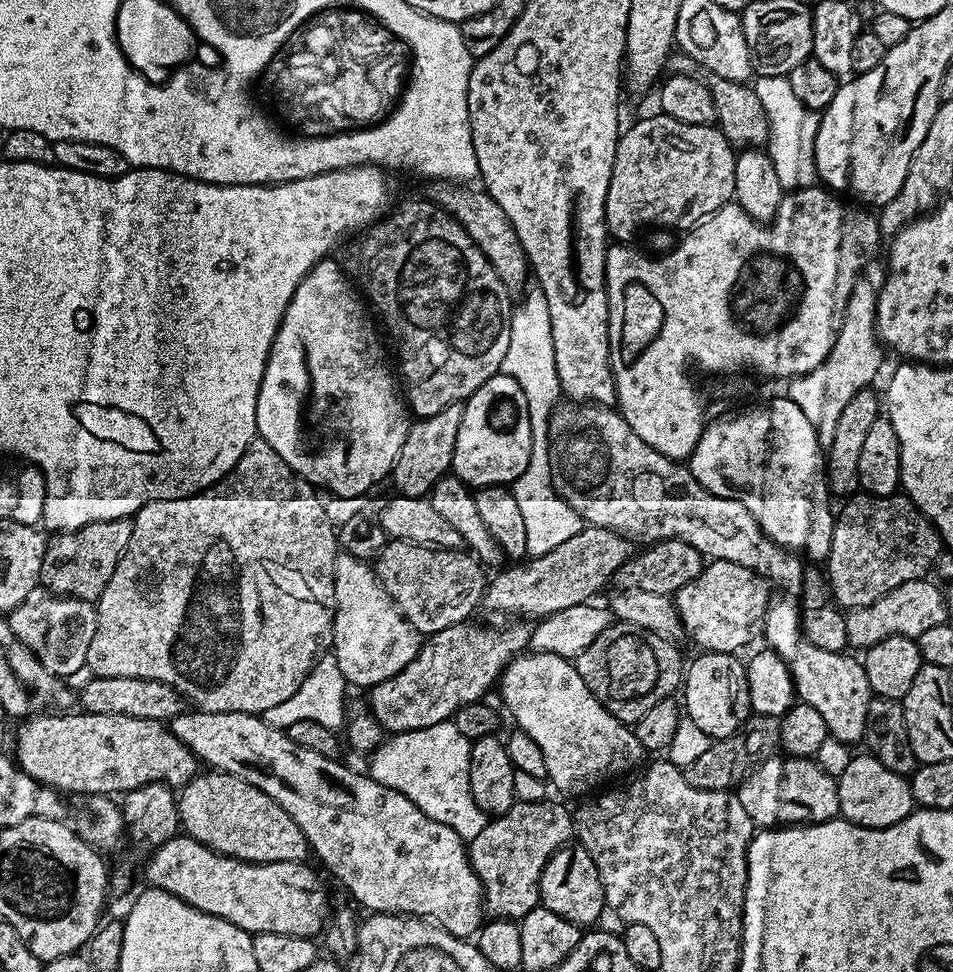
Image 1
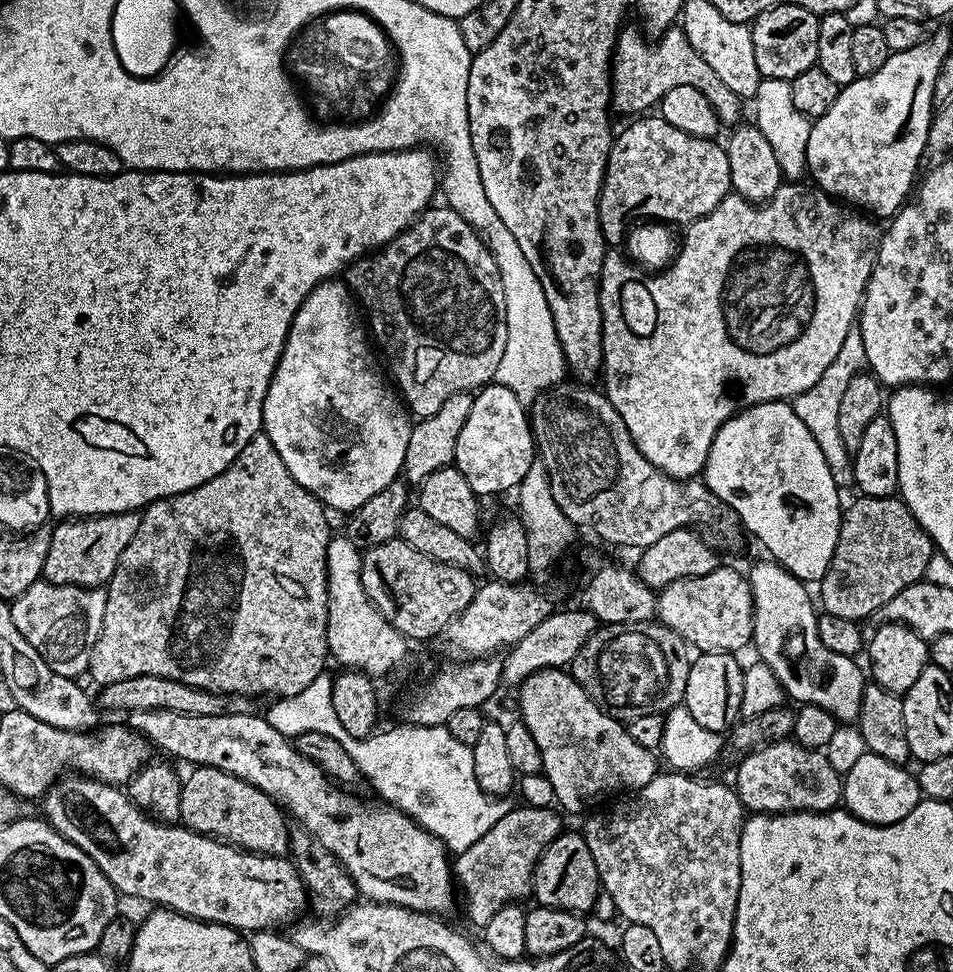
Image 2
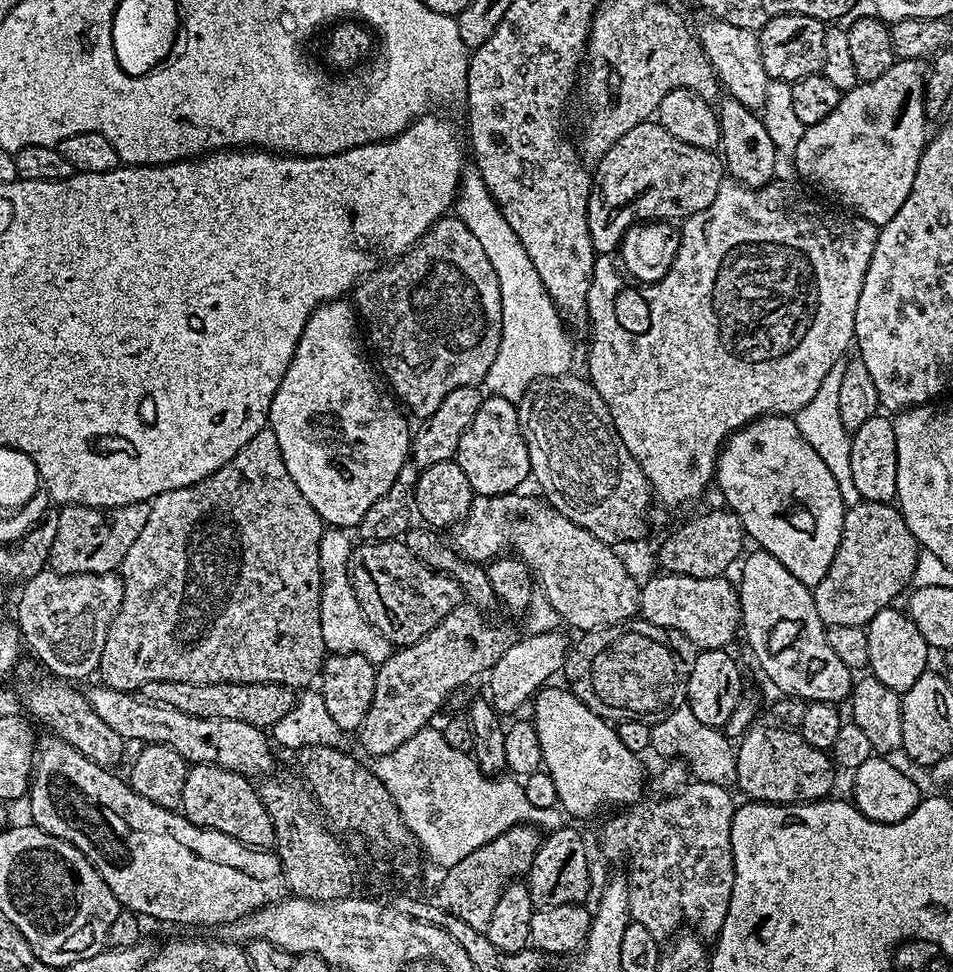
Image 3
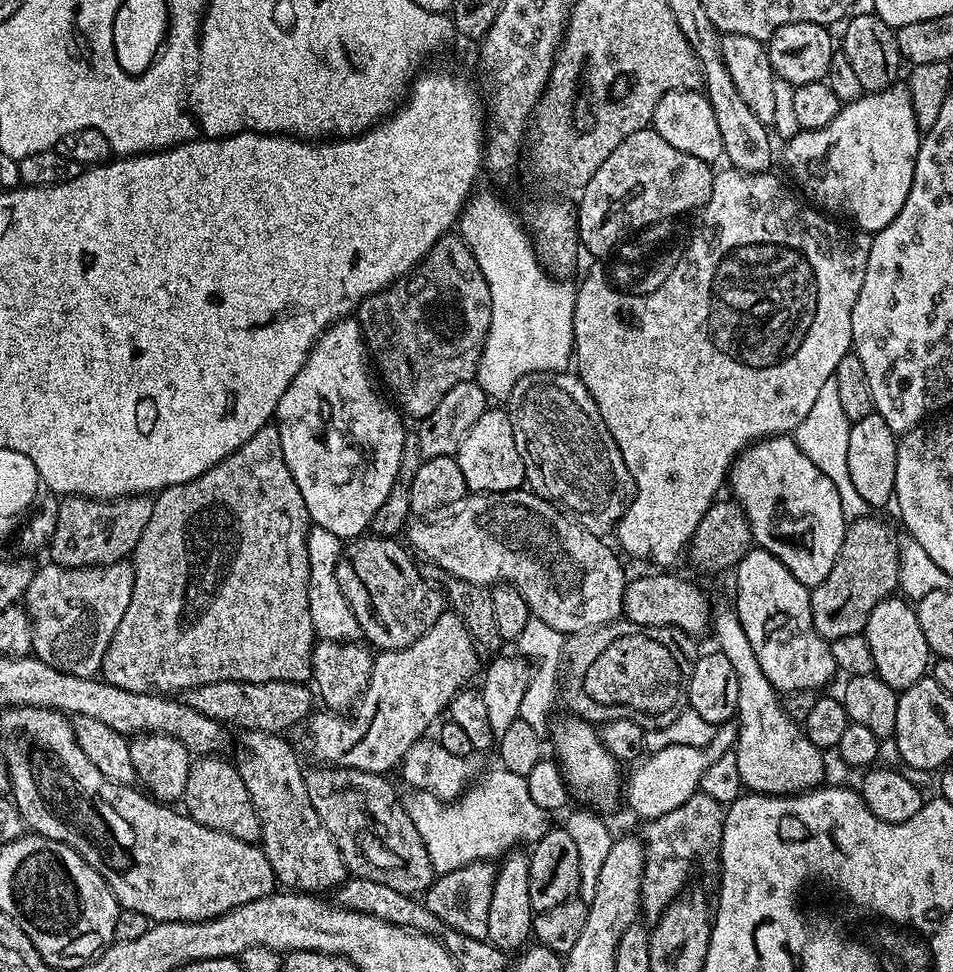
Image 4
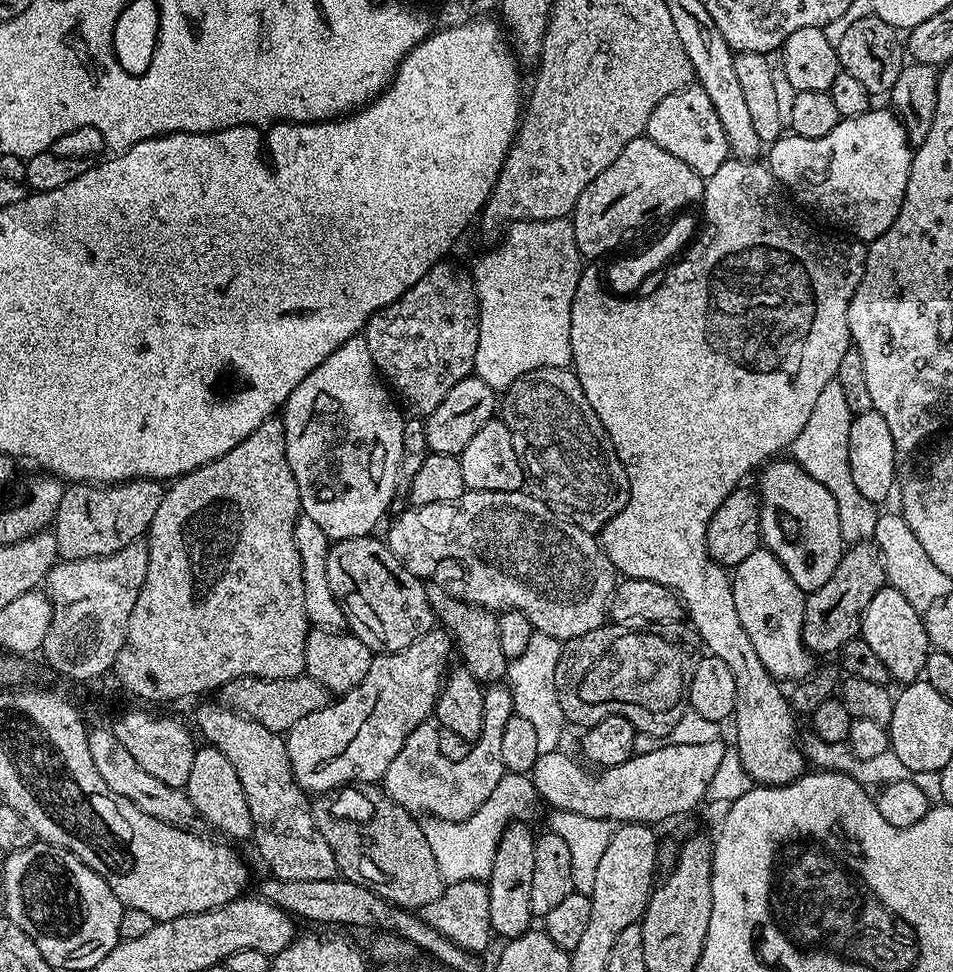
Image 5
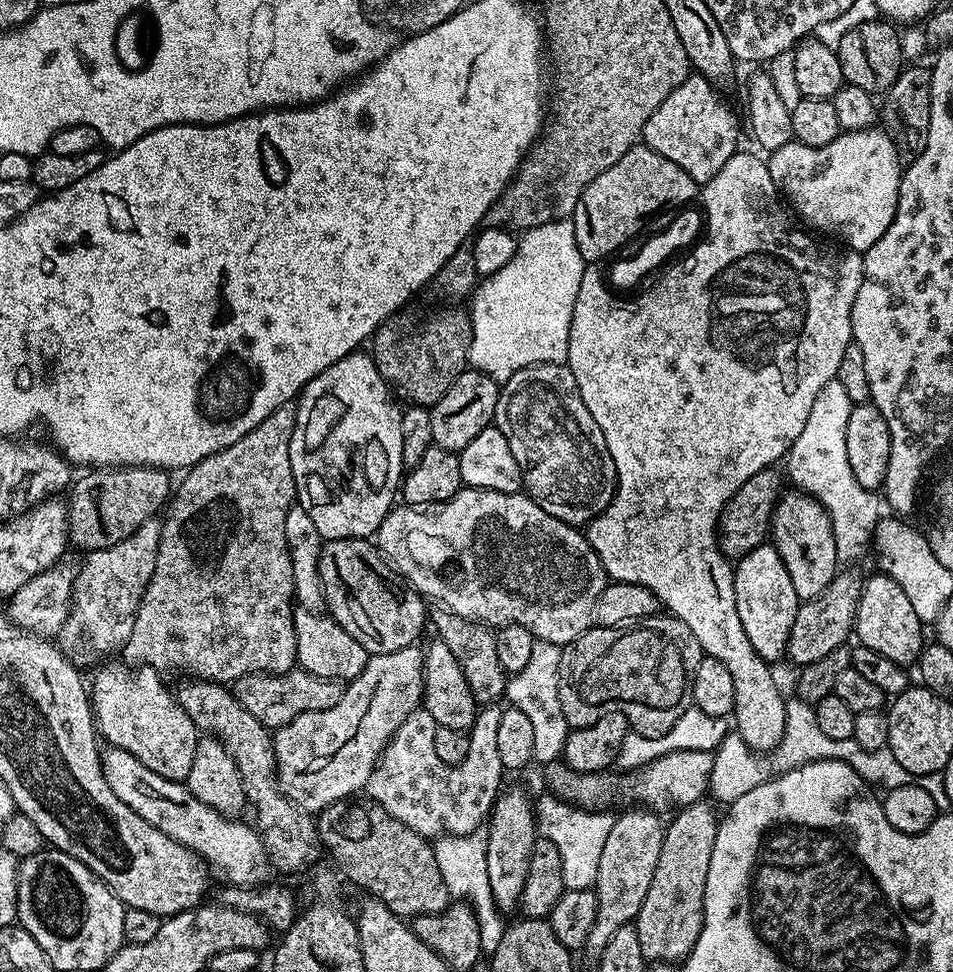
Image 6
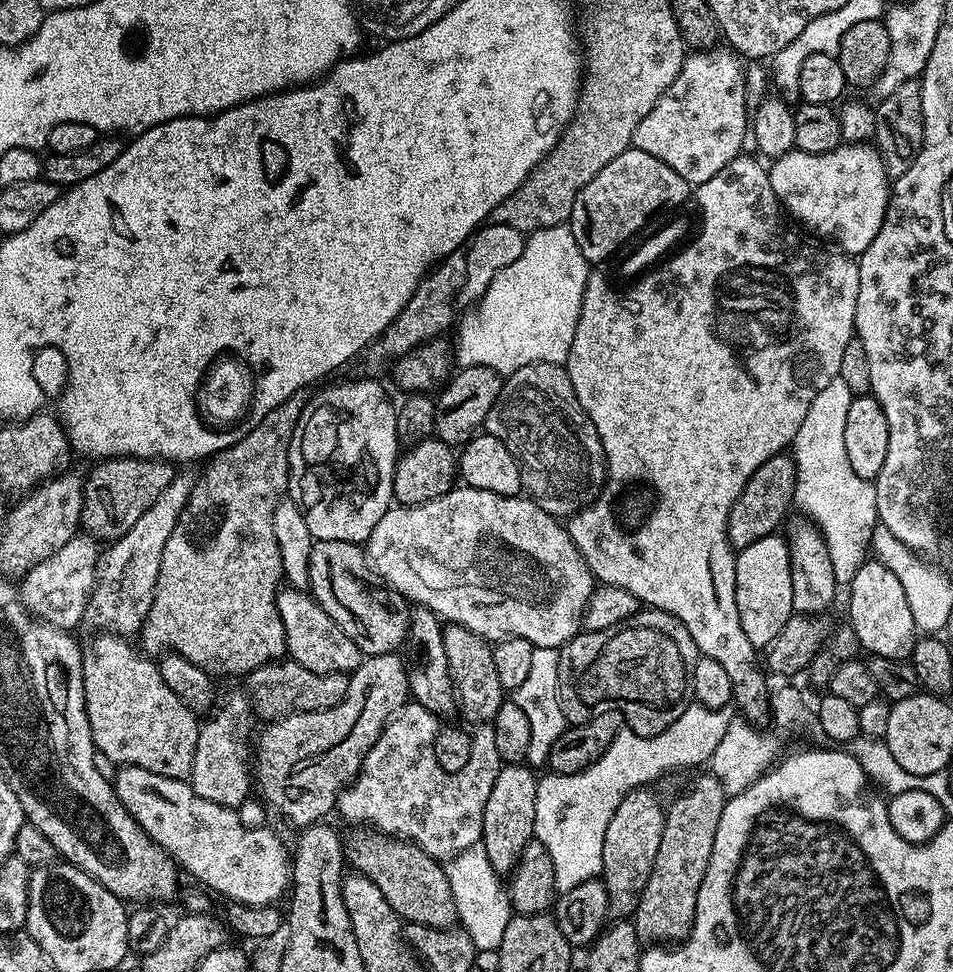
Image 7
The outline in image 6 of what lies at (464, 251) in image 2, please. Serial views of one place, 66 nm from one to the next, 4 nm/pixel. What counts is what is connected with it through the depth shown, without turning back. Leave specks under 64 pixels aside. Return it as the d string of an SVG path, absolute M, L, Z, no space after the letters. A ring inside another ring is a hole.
M460 306L452 307L456 308L444 308L434 313L429 320L422 321L409 332L395 332L392 326L381 326L371 341L370 352L382 378L395 389L399 399L408 400L404 402L409 405L431 409L469 367L472 317Z

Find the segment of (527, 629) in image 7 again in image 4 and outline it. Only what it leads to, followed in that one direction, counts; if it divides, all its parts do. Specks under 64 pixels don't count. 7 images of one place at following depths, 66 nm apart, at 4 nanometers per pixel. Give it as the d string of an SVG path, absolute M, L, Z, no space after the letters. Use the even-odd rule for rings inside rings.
M531 490L477 492L469 495L452 514L449 520L436 520L433 524L409 523L406 544L421 561L437 564L465 584L500 586L507 582L526 598L533 616L565 634L586 632L621 619L626 575L619 558L604 545L601 537L587 532L549 500Z

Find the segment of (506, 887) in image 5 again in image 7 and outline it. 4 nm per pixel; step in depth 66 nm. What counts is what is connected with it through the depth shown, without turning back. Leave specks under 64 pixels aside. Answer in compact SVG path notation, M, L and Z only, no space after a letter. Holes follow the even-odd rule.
M508 762L494 778L490 798L486 798L486 810L482 814L480 844L486 850L490 864L499 874L511 873L522 850L534 838L534 798L537 773L527 763Z

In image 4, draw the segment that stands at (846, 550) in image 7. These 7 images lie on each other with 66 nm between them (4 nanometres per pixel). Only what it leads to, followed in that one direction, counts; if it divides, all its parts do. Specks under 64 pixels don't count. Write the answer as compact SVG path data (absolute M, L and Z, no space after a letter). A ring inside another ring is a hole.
M831 379L826 382L826 386L822 386L810 414L802 418L794 433L795 442L806 454L806 458L810 458L810 462L814 462L814 466L818 466L818 470L822 470L822 474L826 474L826 478L834 482L834 490L838 490L838 498L842 502L842 514L848 522L867 517L870 512L866 498L862 498L854 482L850 482L850 466L846 462L846 454L850 451L851 429L852 421L848 420L842 411L842 401L838 399L838 386L835 379Z

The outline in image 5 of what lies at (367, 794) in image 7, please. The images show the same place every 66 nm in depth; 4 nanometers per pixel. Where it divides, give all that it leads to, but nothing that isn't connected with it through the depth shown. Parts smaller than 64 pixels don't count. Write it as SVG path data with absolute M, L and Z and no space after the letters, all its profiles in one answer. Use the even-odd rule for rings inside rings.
M504 686L484 688L484 721L479 740L469 747L460 763L447 763L438 748L439 729L430 722L419 724L407 736L403 748L390 762L382 786L389 797L415 816L427 816L446 821L462 821L478 810L506 773L502 762L502 733L506 722L514 715L512 696Z

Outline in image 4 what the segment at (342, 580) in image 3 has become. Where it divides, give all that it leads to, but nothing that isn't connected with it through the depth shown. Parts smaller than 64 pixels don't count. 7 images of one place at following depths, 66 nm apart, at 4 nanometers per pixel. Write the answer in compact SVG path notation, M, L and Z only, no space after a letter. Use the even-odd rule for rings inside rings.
M309 527L306 554L310 562L310 578L308 579L310 622L319 639L356 642L362 636L360 623L350 602L346 602L346 594L342 594L342 586L338 584L336 577L336 567L340 561L341 551L342 541L339 536L330 534L330 530L325 528Z

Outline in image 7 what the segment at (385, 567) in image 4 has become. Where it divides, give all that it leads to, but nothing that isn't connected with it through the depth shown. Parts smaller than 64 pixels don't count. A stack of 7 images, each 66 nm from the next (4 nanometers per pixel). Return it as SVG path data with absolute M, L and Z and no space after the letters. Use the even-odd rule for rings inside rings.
M317 540L310 550L310 594L342 626L342 630L355 642L365 657L395 653L405 643L408 635L409 605L399 592L389 590L383 583L374 579L365 549L359 544Z

